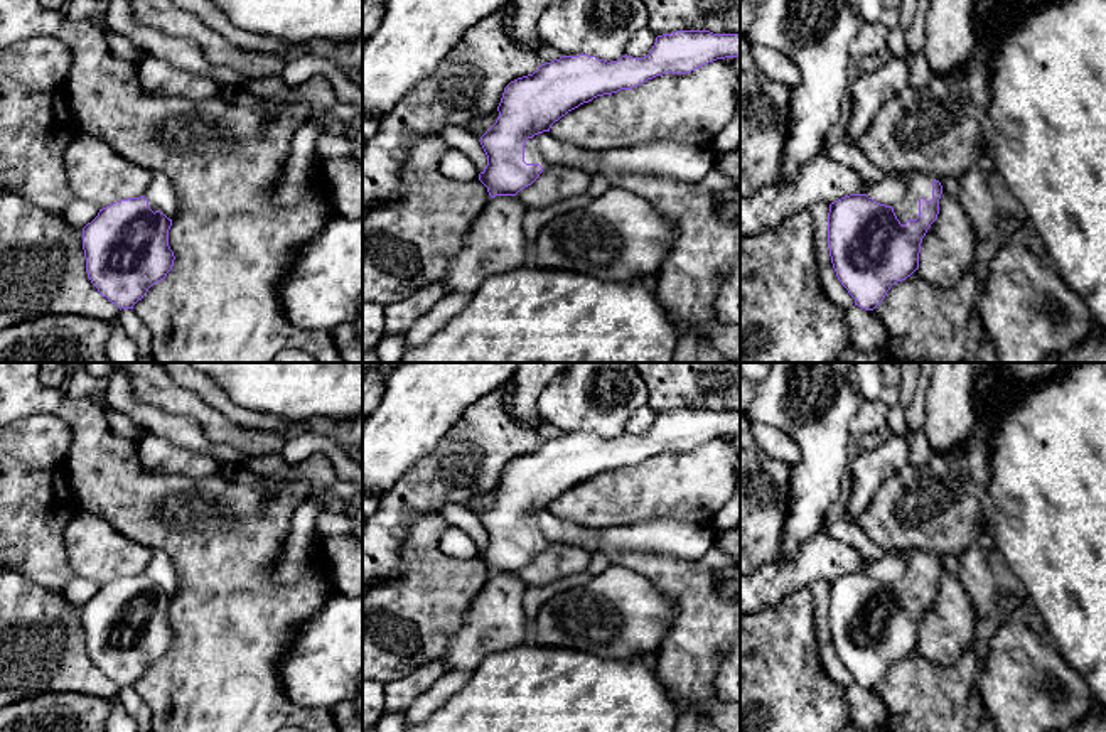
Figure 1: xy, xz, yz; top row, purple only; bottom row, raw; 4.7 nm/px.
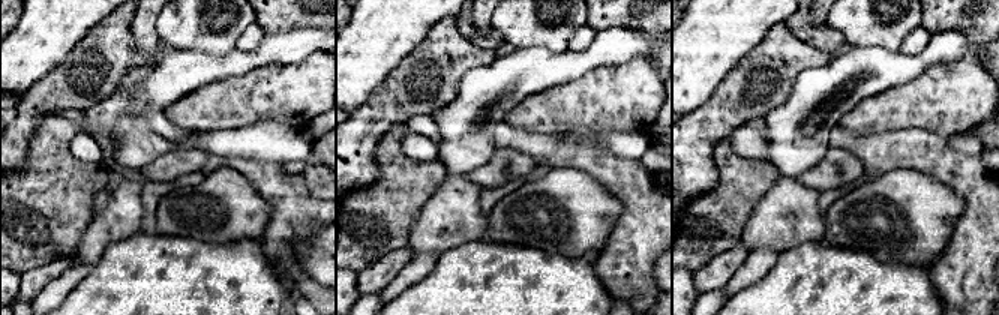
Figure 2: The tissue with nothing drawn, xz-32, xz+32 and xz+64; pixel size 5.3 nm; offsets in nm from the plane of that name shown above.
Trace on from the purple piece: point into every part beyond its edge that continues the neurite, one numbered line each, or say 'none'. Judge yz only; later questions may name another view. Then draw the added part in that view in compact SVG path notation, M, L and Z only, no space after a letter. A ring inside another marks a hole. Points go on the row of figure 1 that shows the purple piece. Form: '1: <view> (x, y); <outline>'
1: yz (919, 186); M914 174L907 180L907 189L900 202L894 206L894 213L900 224L905 224L907 219L919 218L919 199L932 199L932 182L934 177L926 174Z

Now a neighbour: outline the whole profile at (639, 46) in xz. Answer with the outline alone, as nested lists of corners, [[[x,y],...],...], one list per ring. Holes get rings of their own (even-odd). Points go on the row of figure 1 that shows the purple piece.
[[[649,27],[641,29],[627,44],[625,54],[632,57],[644,57],[649,54],[656,42],[658,34]]]

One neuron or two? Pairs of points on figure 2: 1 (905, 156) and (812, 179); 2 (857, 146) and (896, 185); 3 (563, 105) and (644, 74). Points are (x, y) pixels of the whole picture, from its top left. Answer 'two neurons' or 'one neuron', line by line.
1: two neurons
2: two neurons
3: one neuron

